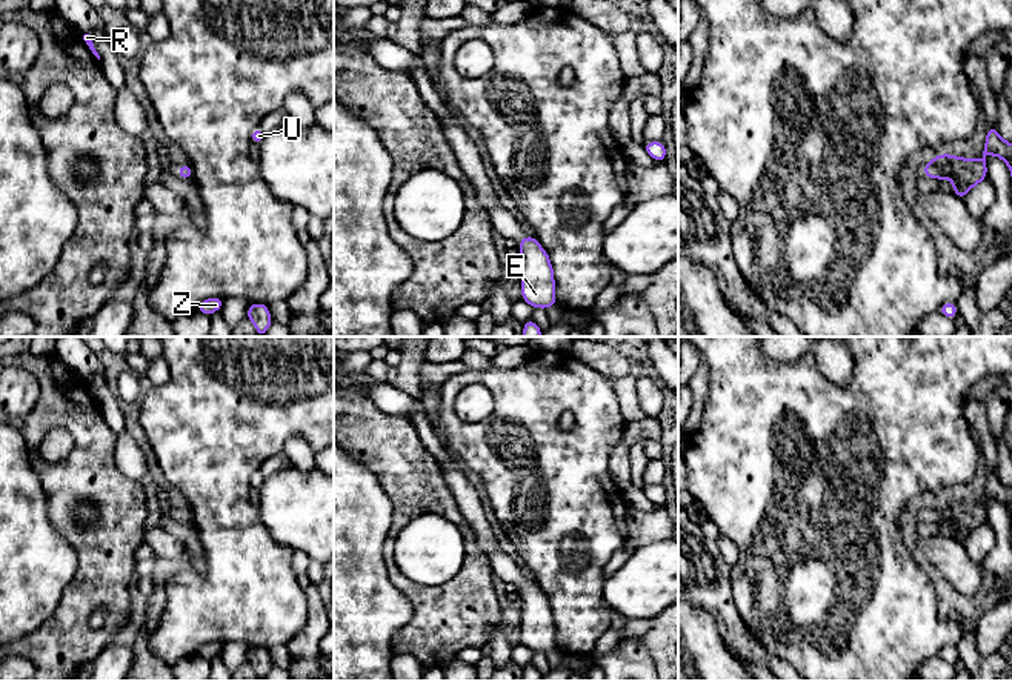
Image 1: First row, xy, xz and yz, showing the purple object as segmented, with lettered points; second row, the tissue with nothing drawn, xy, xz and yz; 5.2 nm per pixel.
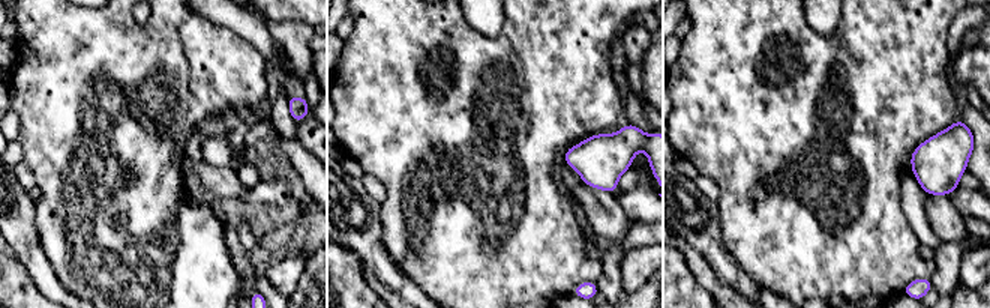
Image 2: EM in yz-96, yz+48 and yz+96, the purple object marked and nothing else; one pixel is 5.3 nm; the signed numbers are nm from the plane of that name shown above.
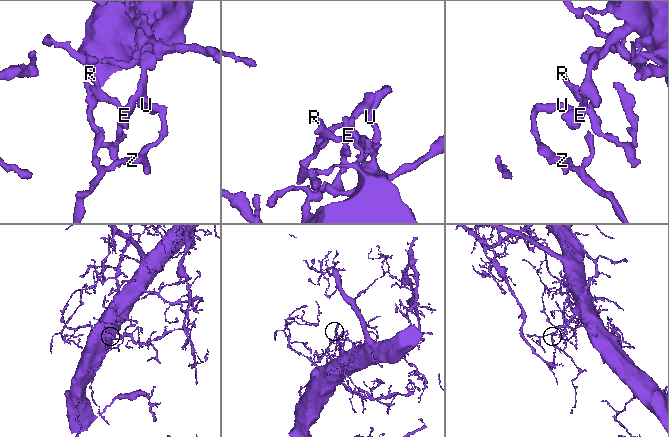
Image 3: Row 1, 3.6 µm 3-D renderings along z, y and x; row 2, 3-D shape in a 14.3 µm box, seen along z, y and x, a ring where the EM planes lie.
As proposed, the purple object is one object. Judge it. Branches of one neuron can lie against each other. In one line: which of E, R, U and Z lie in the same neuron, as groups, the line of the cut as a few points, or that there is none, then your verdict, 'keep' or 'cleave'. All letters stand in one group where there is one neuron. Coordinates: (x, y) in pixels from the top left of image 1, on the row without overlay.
groups E R U Z; cut none; keep

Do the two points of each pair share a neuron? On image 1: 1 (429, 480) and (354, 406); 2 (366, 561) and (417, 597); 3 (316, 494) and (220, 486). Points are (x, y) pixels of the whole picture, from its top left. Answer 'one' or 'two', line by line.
1: one
2: two
3: two

